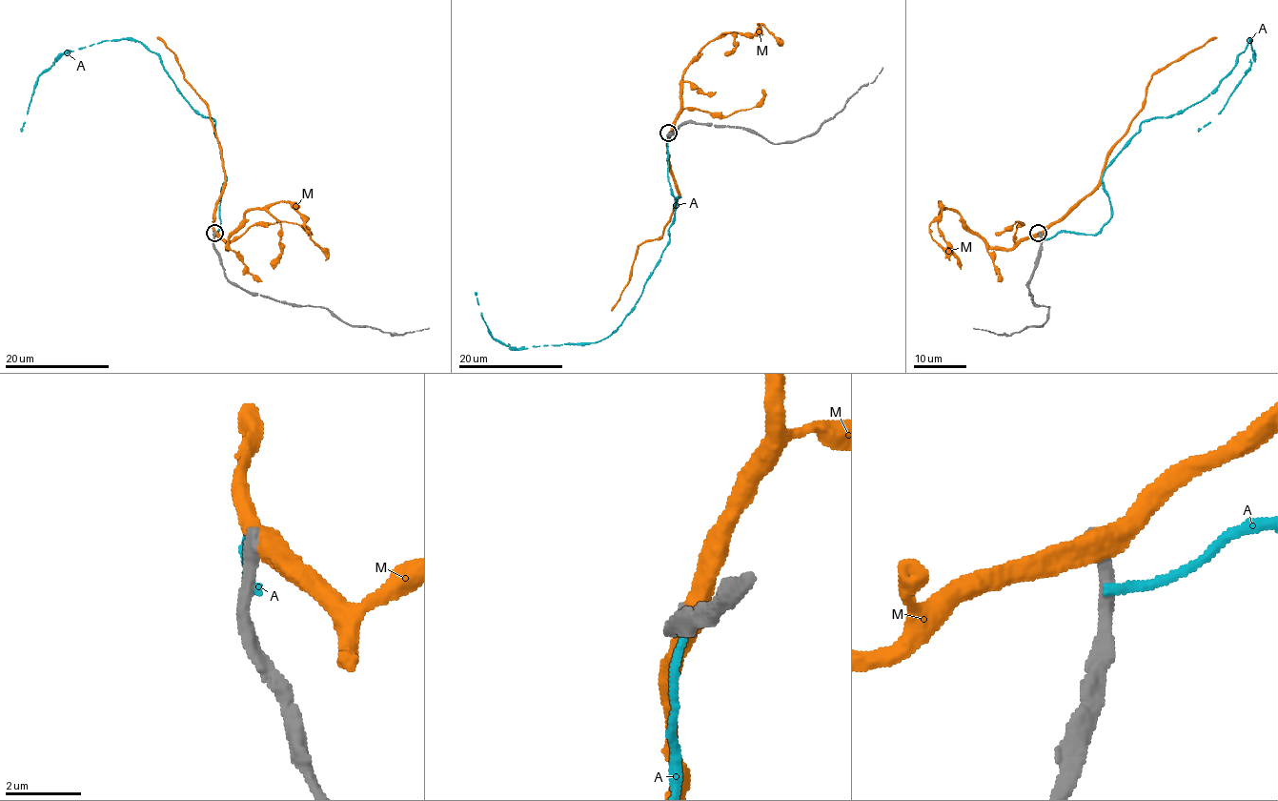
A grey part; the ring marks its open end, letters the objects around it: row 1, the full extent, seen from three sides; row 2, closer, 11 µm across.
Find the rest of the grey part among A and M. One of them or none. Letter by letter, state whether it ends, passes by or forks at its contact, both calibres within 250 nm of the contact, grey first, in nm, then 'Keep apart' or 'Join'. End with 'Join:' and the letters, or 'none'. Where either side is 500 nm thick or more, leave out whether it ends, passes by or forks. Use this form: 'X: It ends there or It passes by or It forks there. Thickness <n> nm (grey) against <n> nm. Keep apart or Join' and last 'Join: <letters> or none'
A: It ends there. Thickness 340 nm (grey) against 240 nm. Keep apart
M: Thickness 440 nm (grey) against 550 nm. Keep apart
Join: none

